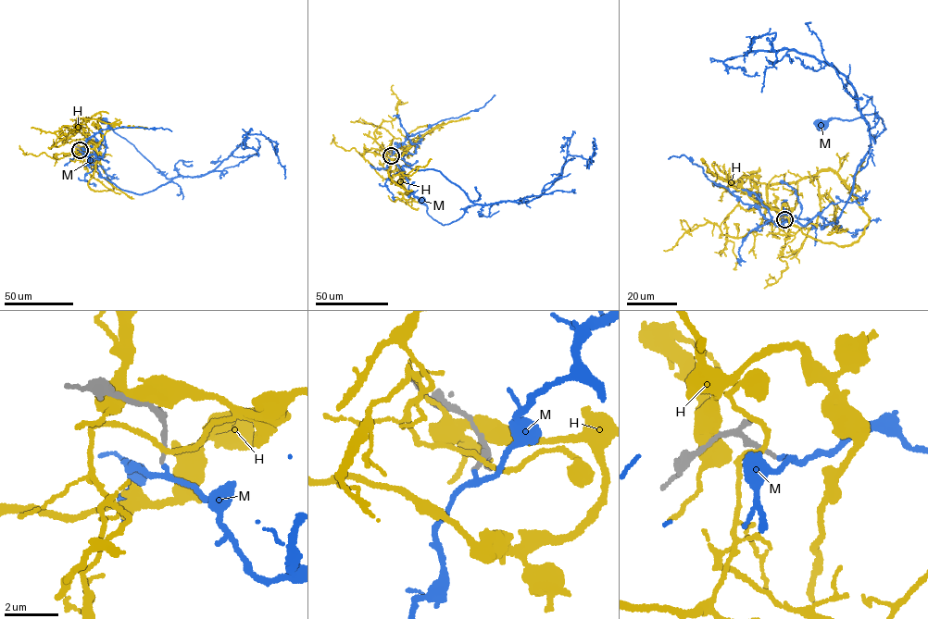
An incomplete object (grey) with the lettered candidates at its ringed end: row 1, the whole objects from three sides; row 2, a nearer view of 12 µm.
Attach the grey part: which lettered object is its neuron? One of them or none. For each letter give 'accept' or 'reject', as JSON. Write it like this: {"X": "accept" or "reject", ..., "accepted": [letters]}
{"H": "reject", "M": "reject", "accepted": []}

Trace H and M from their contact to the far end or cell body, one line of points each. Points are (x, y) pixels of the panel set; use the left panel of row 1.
H: (80, 149), (96, 145), (83, 133), (82, 121), (74, 134), (58, 137), (77, 128), (70, 129)
M: (80, 150), (99, 176), (123, 190), (142, 194), (171, 180), (106, 121)

